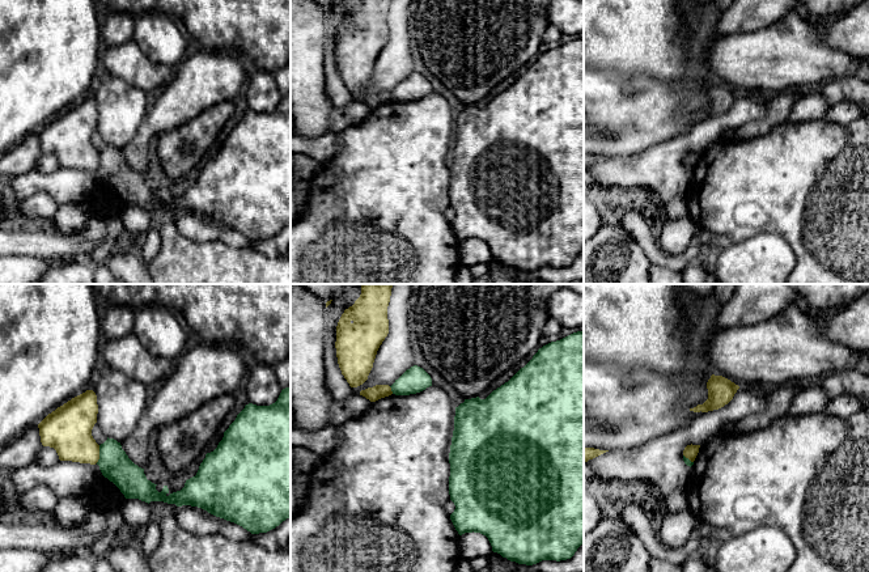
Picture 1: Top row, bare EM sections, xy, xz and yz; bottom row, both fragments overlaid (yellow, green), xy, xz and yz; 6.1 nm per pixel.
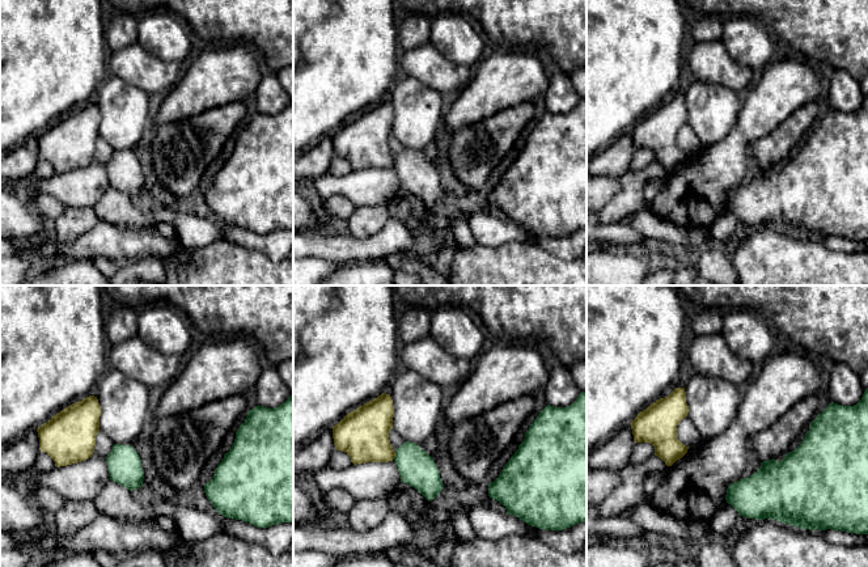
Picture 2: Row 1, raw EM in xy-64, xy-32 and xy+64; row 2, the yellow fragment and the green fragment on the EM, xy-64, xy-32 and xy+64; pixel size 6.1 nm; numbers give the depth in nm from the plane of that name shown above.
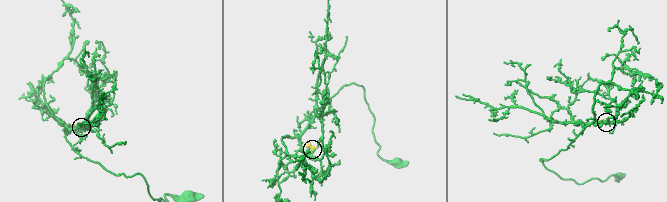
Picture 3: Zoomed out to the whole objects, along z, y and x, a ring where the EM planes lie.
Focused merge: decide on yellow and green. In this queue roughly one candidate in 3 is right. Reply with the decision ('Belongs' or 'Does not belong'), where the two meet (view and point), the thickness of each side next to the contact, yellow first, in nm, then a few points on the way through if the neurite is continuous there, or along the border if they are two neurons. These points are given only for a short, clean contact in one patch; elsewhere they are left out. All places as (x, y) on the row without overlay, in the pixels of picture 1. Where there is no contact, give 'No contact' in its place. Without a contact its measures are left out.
Does not belong. Touches yellow at xy (98, 161). Thickness 280 nm (yellow) against 190 nm. Boundary: xy (100, 152), (100, 165), (96, 169)

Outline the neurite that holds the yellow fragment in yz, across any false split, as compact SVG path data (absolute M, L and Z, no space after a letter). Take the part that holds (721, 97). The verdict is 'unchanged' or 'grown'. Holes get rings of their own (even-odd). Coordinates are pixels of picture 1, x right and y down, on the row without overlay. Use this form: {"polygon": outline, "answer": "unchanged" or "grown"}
{"polygon": "M712 81L707 89L707 96L708 106L703 111L690 115L690 118L708 119L718 116L733 106L739 93L722 82Z", "answer": "unchanged"}

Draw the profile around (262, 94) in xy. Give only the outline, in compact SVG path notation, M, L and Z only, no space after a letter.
M258 71L249 73L247 86L243 90L249 109L257 113L275 110L281 99L272 73Z

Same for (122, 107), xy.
M106 75L93 98L98 111L97 131L109 145L123 149L145 119L152 96Z

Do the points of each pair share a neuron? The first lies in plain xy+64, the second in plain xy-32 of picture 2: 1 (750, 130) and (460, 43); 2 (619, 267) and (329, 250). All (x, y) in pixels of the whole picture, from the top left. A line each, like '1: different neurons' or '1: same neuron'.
1: different neurons
2: different neurons

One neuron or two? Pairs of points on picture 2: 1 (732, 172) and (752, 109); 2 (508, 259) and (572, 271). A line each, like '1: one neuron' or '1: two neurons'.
1: one neuron
2: one neuron

